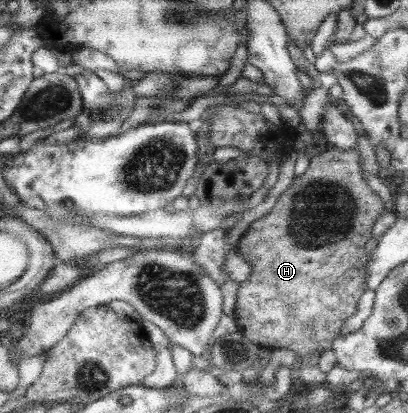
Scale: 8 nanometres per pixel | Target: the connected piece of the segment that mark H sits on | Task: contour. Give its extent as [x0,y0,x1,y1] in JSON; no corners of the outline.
[231,147,385,359]

